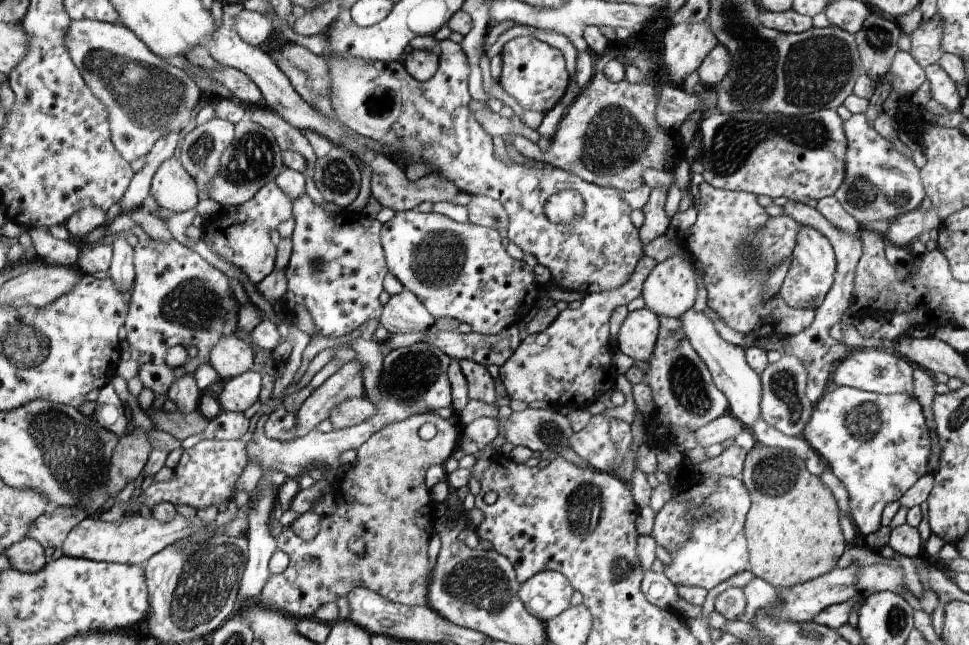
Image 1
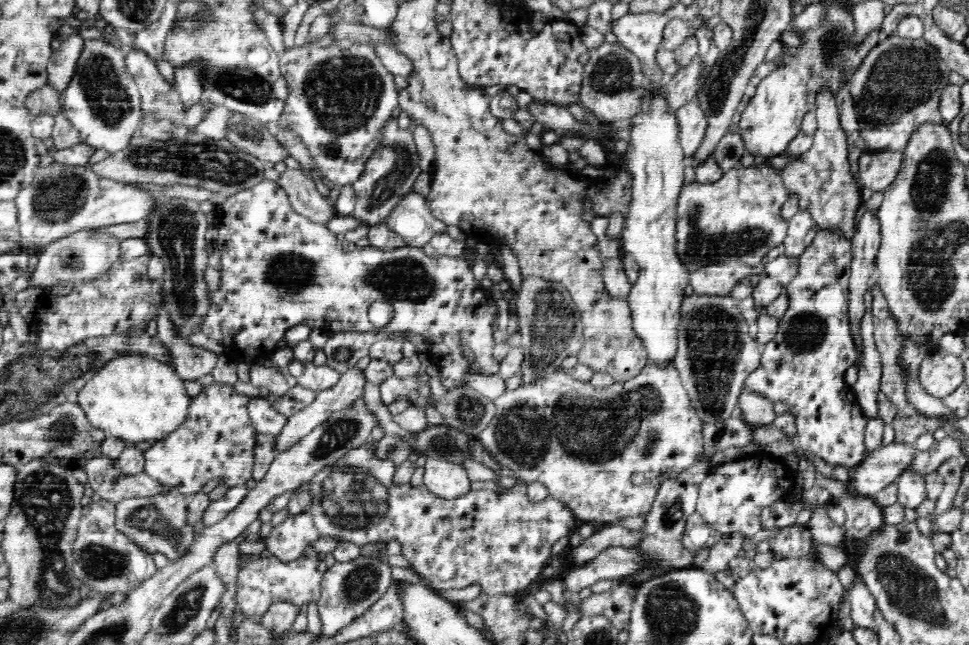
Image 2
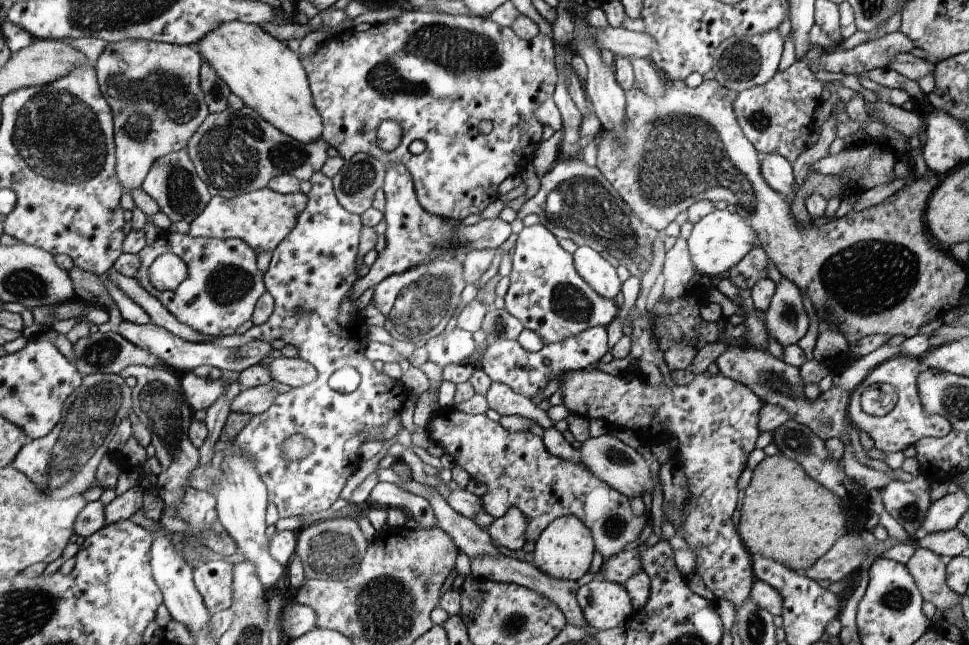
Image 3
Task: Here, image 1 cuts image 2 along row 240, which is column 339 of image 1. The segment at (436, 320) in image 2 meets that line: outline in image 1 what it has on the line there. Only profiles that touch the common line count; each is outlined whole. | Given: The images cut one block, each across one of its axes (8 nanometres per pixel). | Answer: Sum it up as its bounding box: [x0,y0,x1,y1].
[282,192,388,338]

